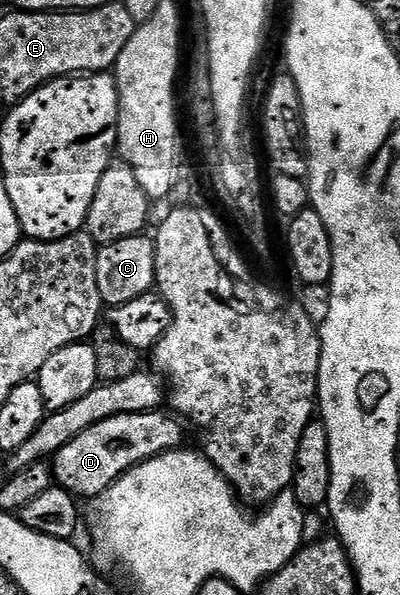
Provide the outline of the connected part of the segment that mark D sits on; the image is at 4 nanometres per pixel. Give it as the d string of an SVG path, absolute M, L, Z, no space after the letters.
M157 410L118 414L114 418L106 418L106 422L98 422L98 426L90 426L90 430L82 430L78 438L66 442L66 446L51 457L50 467L55 483L77 498L99 498L119 476L136 464L163 452L177 451L183 445L180 443L184 440L185 425L175 415L163 416L162 413Z

